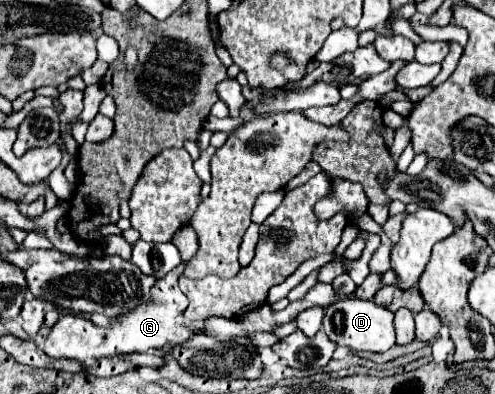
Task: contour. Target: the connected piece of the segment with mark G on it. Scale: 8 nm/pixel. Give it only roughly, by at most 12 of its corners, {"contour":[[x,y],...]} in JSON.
{"contour":[[178,278],[152,288],[110,330],[60,316],[44,346],[50,358],[88,364],[102,356],[184,344],[194,334],[180,316],[188,298]]}

